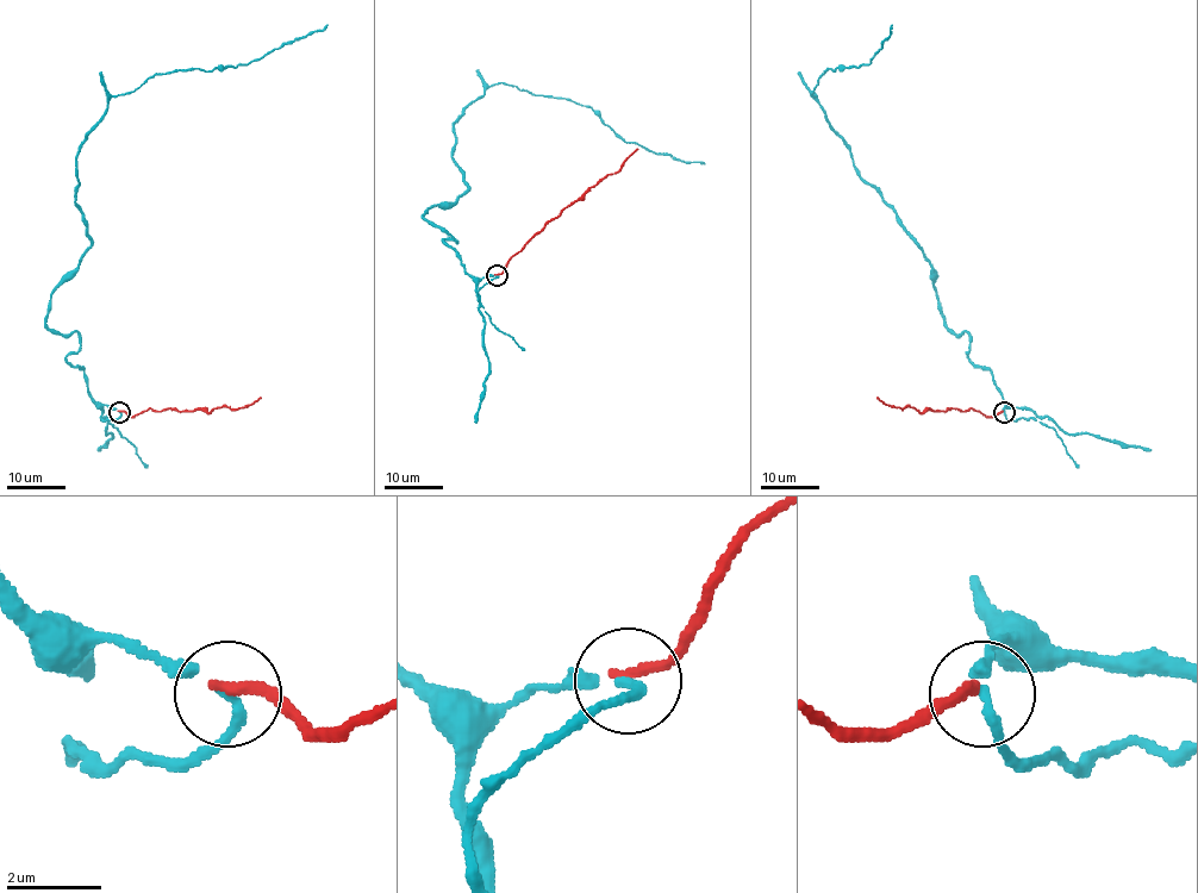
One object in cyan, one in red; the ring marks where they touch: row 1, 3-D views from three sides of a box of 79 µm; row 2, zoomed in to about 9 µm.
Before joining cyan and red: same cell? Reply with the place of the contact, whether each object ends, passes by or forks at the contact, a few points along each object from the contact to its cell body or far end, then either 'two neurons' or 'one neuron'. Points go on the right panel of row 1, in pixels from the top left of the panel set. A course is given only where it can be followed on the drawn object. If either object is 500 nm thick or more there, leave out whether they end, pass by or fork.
at (1004, 412); cyan passes by; red ends there; cyan runs (1003, 412), (969, 337), (946, 325), (929, 260), (812, 93), (828, 68), (869, 62), (892, 25); red runs (1003, 412), (986, 417), (973, 408), (919, 412), (909, 406), (892, 407), (877, 398); two neurons

